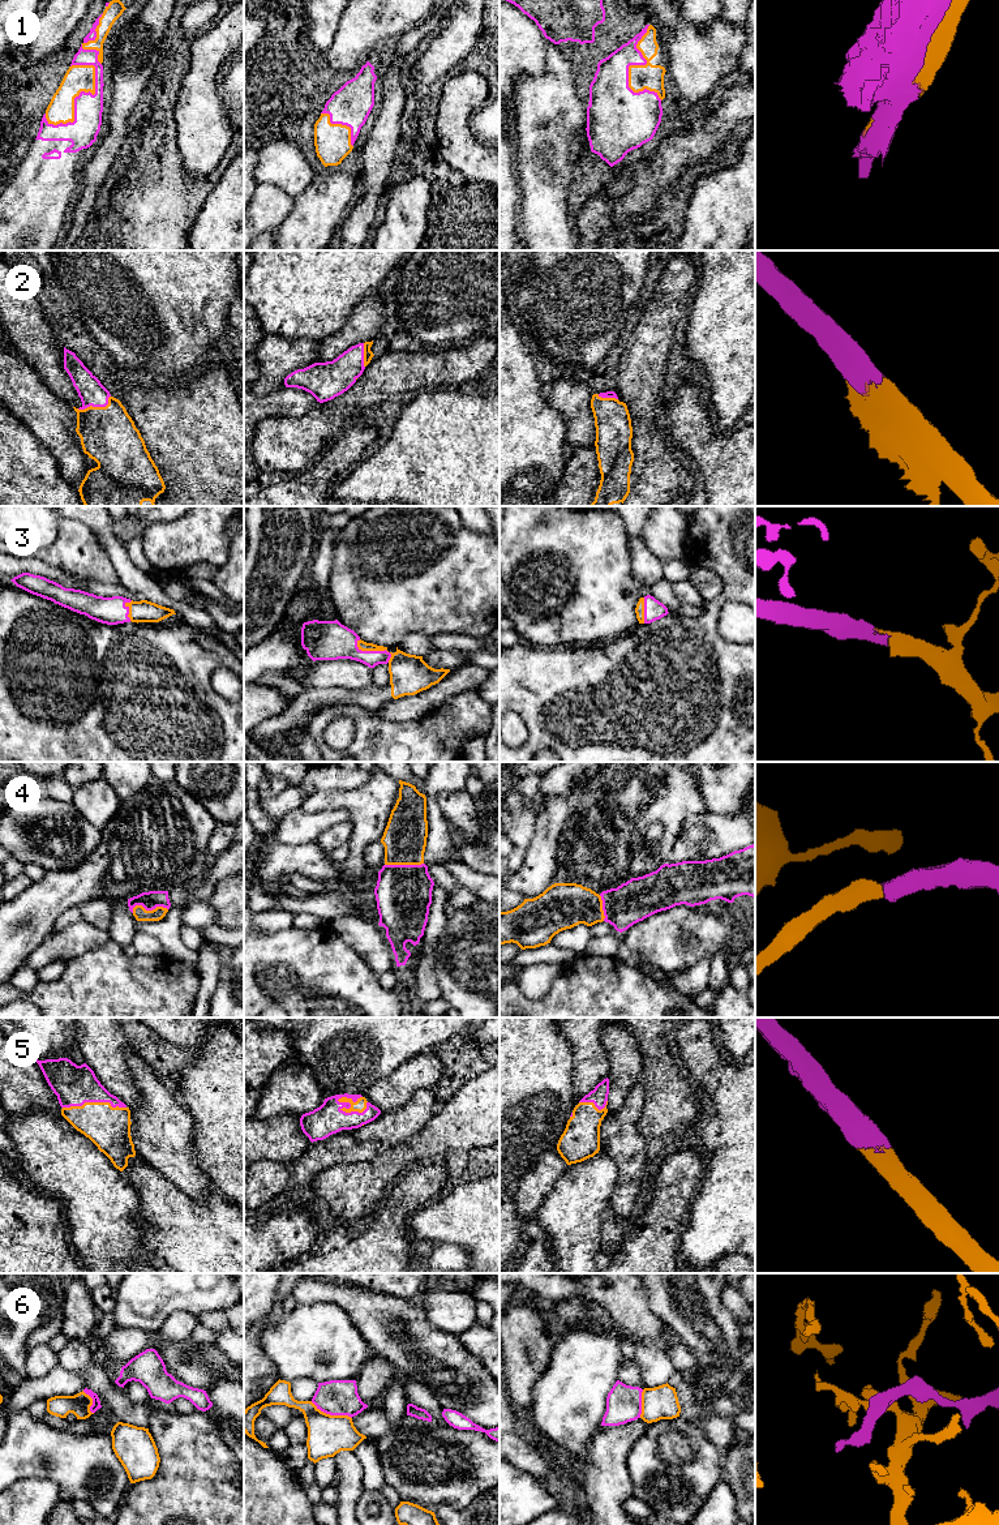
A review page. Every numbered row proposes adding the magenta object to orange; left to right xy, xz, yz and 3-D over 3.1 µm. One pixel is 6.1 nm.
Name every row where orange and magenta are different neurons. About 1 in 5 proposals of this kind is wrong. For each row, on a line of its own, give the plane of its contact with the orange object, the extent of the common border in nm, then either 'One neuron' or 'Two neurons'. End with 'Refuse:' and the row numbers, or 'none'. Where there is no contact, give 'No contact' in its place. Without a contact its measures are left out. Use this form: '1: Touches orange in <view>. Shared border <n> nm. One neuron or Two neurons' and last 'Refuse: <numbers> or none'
1: Touches orange in xy. Shared border 460 nm. One neuron
2: Touches orange in xy. Shared border 220 nm. One neuron
3: Touches orange in xz. Shared border 240 nm. One neuron
4: Touches orange in xy. Shared border 220 nm. One neuron
5: Touches orange in xz. Shared border 200 nm. One neuron
6: Touches orange in xz. Shared border 280 nm. Two neurons
Refuse: 6

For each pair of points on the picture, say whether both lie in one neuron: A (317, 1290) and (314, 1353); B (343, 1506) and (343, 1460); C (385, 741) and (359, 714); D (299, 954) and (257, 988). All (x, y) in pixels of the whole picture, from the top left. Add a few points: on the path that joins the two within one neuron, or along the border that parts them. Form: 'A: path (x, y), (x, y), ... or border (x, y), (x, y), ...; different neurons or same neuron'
A: border (298, 1303), (334, 1302), (346, 1313); different neurons
B: path (346, 1494), (346, 1472); same neuron
C: path (380, 735), (365, 720); same neuron
D: path (288, 964), (284, 968), (275, 969), (268, 977); same neuron

